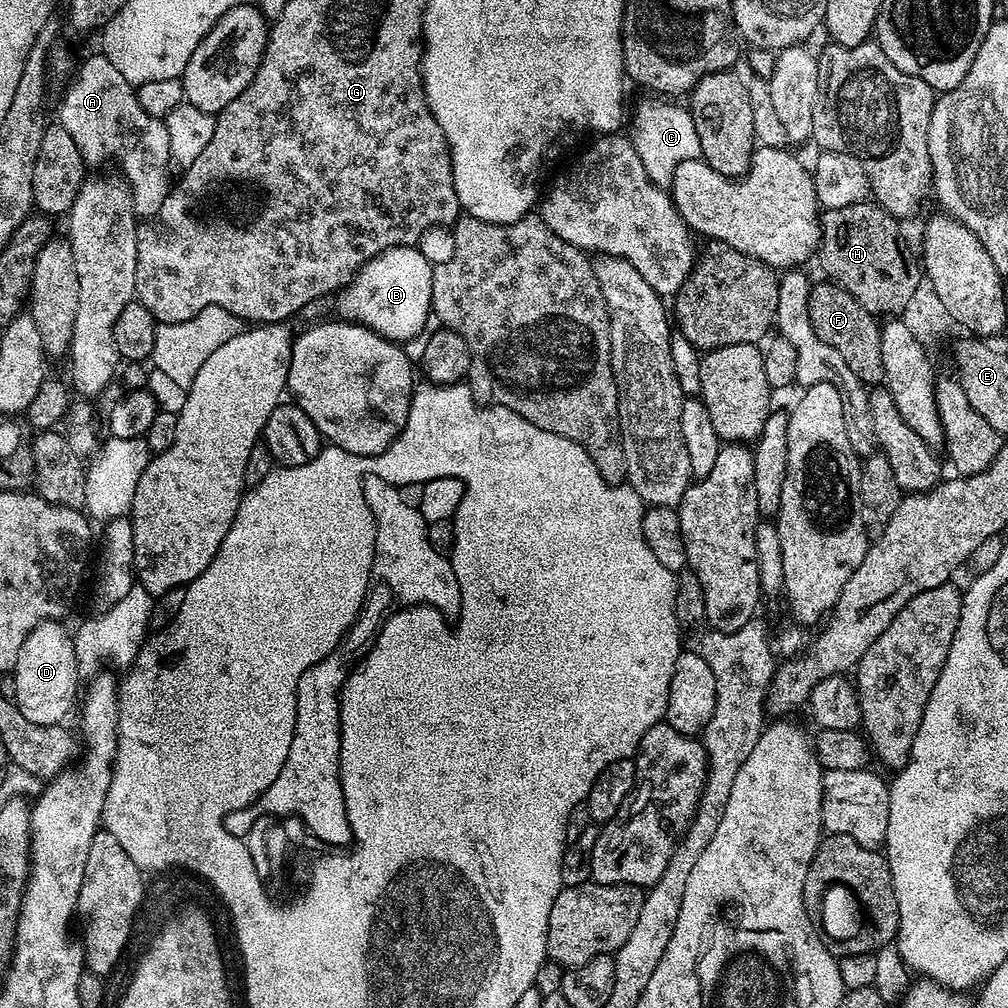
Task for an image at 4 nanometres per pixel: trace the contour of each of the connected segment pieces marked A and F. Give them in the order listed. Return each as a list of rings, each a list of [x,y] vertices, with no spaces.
[[[102,54],[86,57],[81,64],[78,64],[71,80],[72,85],[65,90],[64,97],[60,100],[58,122],[64,127],[66,134],[74,138],[74,146],[78,146],[85,165],[104,164],[107,160],[113,160],[120,167],[119,175],[123,177],[131,191],[132,206],[137,217],[154,215],[160,207],[165,207],[172,188],[171,179],[168,180],[166,172],[169,163],[169,132],[163,120],[146,114],[146,110],[138,106],[132,83],[122,78],[122,74],[114,70],[114,62],[110,62]]]
[[[831,282],[813,283],[810,294],[810,322],[814,326],[814,334],[826,342],[826,346],[834,346],[839,356],[846,361],[846,366],[854,370],[854,374],[865,386],[880,386],[884,382],[882,370],[882,342],[880,341],[880,324],[877,317],[867,312],[842,286]]]

